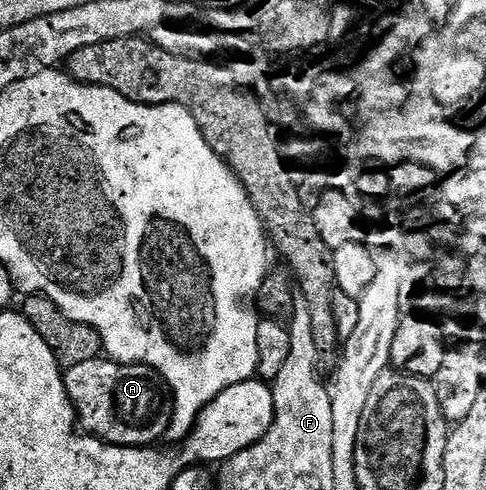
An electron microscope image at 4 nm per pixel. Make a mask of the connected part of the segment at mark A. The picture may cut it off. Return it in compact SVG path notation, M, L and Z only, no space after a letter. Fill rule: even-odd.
M98 356L89 359L89 363L77 363L77 367L66 369L63 382L75 405L75 416L84 434L98 437L109 445L132 447L151 447L154 441L162 442L166 438L173 405L169 400L169 390L156 369L147 365L121 365L118 361Z

